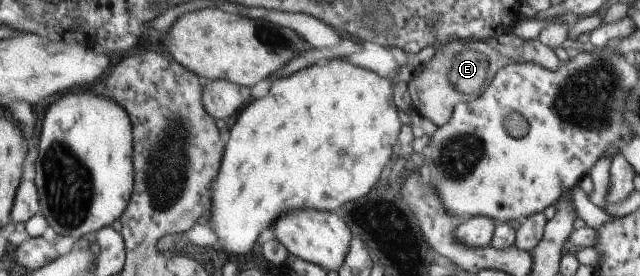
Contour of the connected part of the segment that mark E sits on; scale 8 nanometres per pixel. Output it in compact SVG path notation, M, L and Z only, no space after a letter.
M434 34L432 45L438 46L438 52L428 64L416 69L412 80L407 82L407 87L414 109L438 127L450 120L456 103L471 102L480 96L490 85L497 70L506 64L534 62L545 69L554 70L560 62L554 51L537 38L524 40L520 46L494 48L483 41L465 42L463 39L454 39L440 42Z

